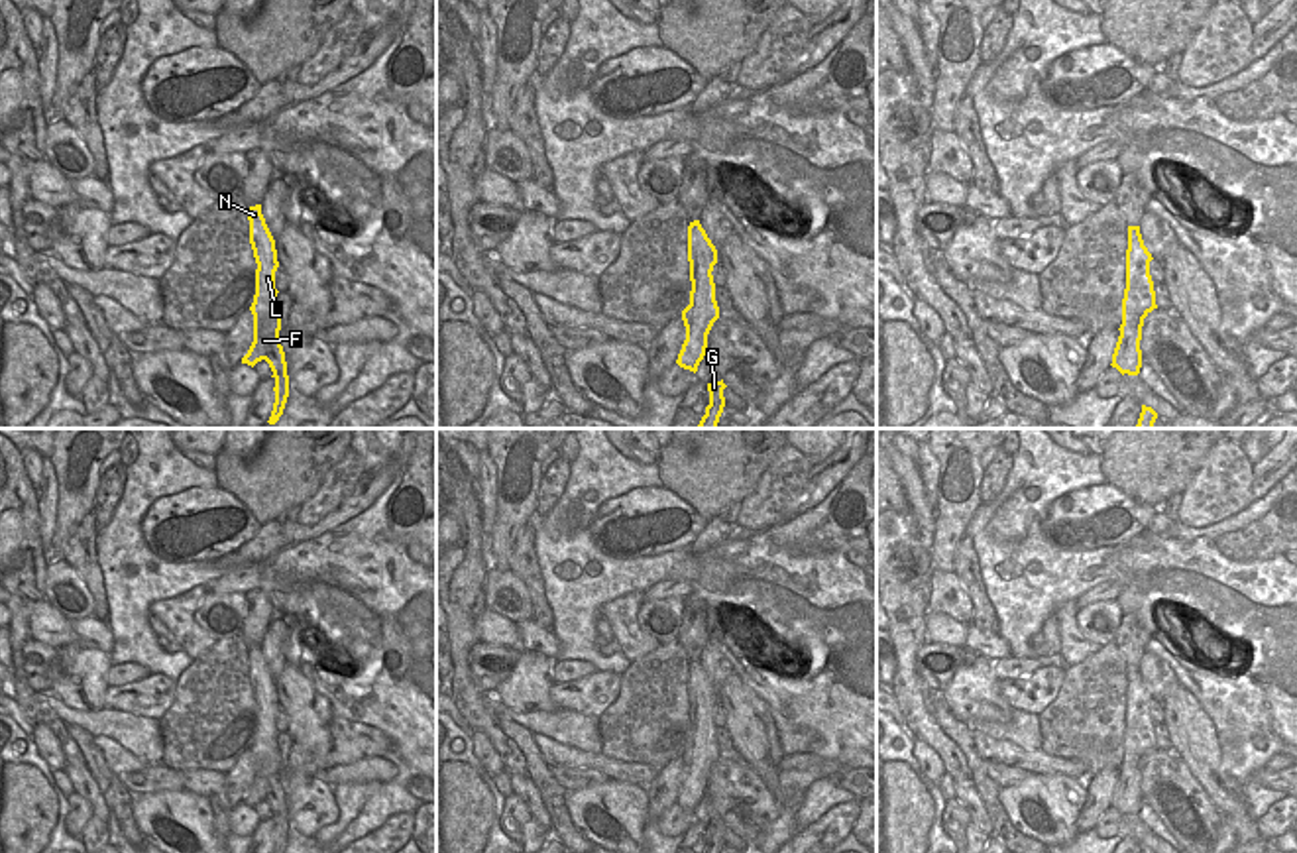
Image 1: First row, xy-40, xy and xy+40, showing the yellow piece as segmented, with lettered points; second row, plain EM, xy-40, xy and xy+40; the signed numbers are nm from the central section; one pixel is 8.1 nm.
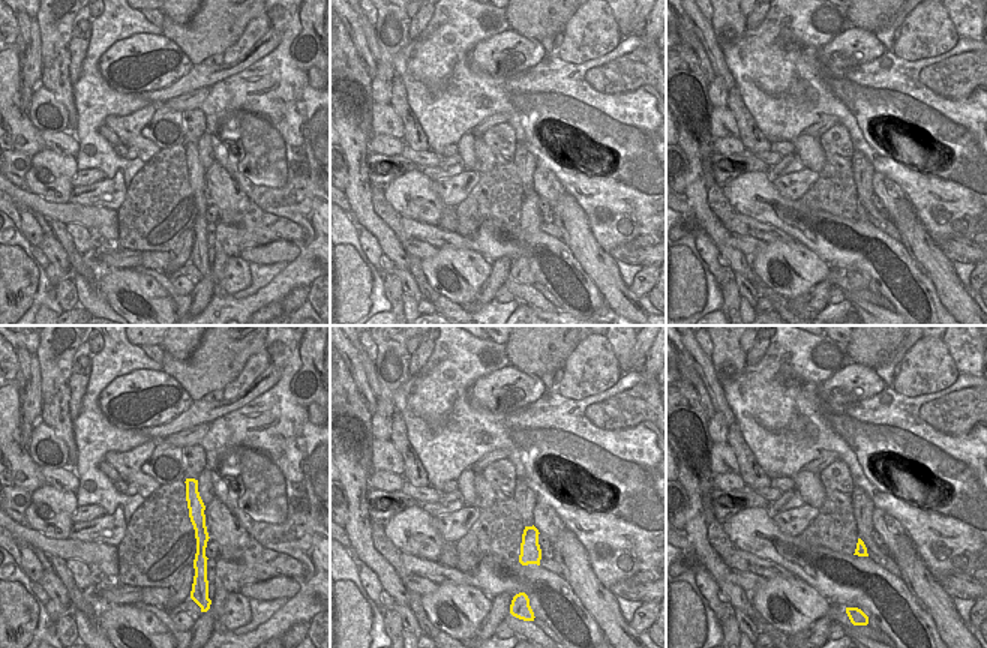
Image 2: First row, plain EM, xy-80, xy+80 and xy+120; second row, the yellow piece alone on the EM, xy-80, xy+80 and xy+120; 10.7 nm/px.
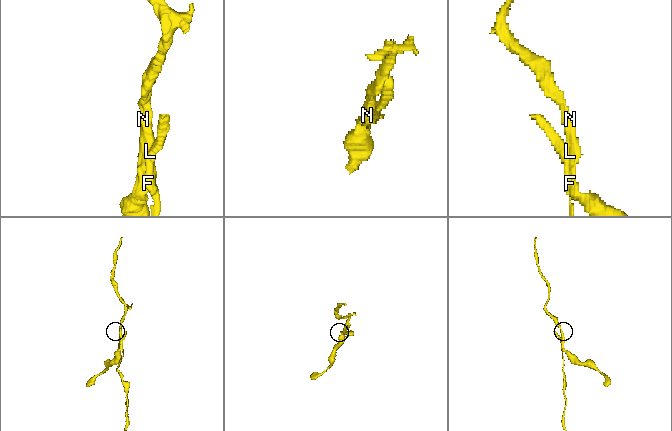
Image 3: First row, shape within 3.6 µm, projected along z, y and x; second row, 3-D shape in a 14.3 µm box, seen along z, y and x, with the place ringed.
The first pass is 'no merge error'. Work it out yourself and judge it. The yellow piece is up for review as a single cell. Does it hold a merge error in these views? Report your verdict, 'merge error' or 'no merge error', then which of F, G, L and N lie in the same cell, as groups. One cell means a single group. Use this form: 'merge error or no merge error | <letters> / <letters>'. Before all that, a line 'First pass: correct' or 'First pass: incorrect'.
First pass: incorrect
merge error | F G L / N

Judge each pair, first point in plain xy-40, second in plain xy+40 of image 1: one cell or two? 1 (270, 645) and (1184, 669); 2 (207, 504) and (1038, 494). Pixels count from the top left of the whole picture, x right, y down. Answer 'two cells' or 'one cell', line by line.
1: two cells
2: two cells

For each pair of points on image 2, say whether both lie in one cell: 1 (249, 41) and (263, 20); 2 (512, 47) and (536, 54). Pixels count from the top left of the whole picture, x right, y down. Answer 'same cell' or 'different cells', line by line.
1: same cell
2: same cell

